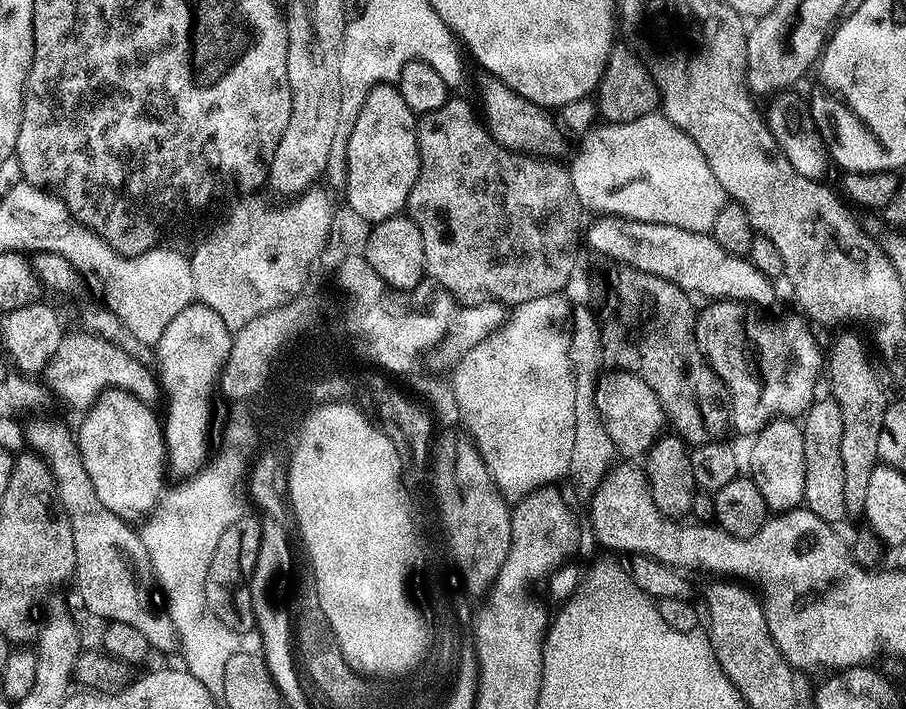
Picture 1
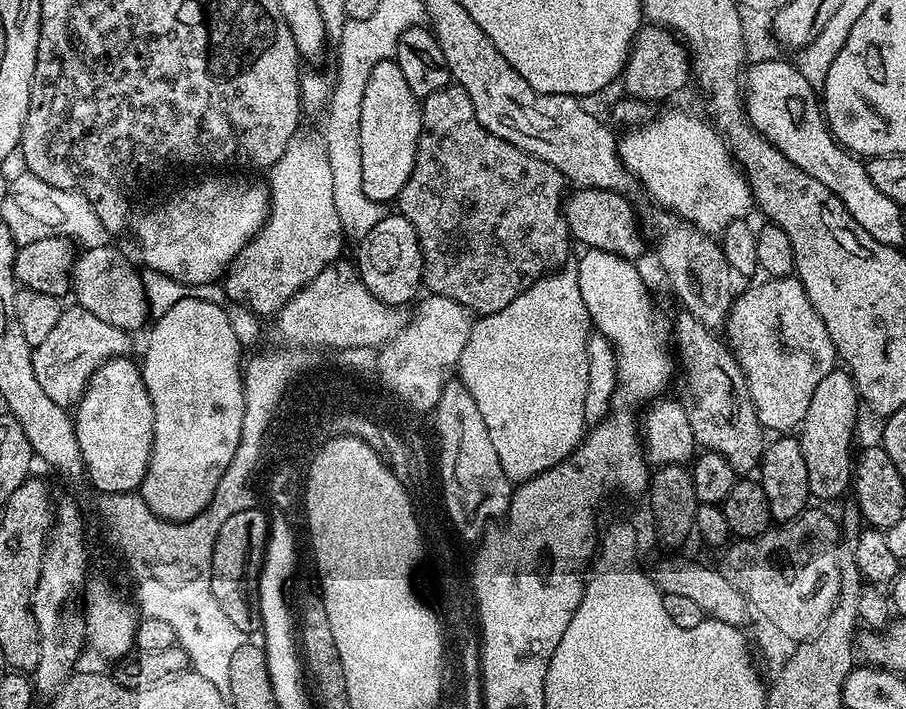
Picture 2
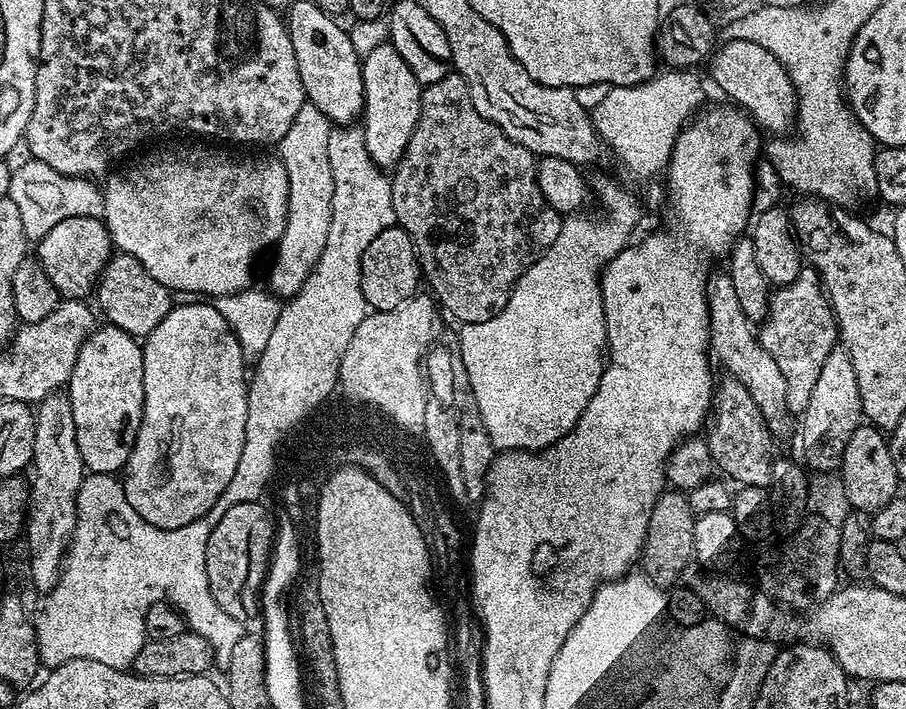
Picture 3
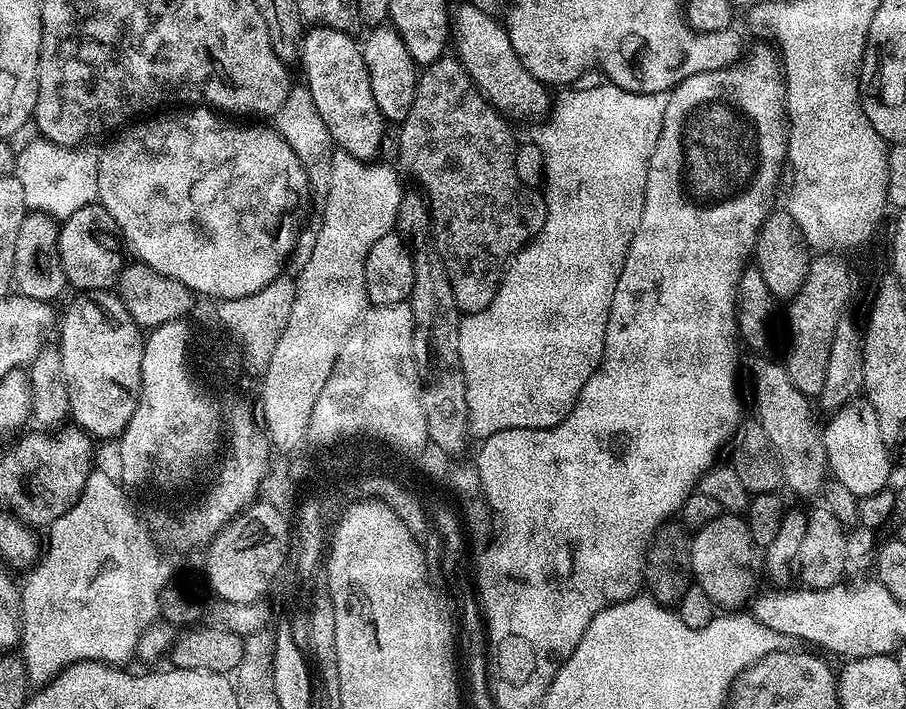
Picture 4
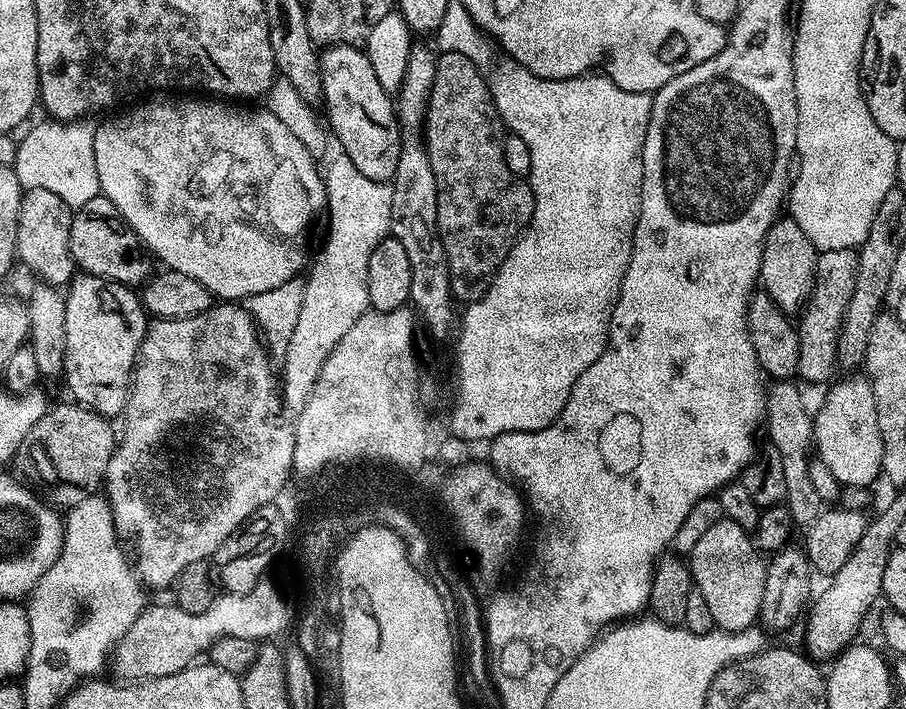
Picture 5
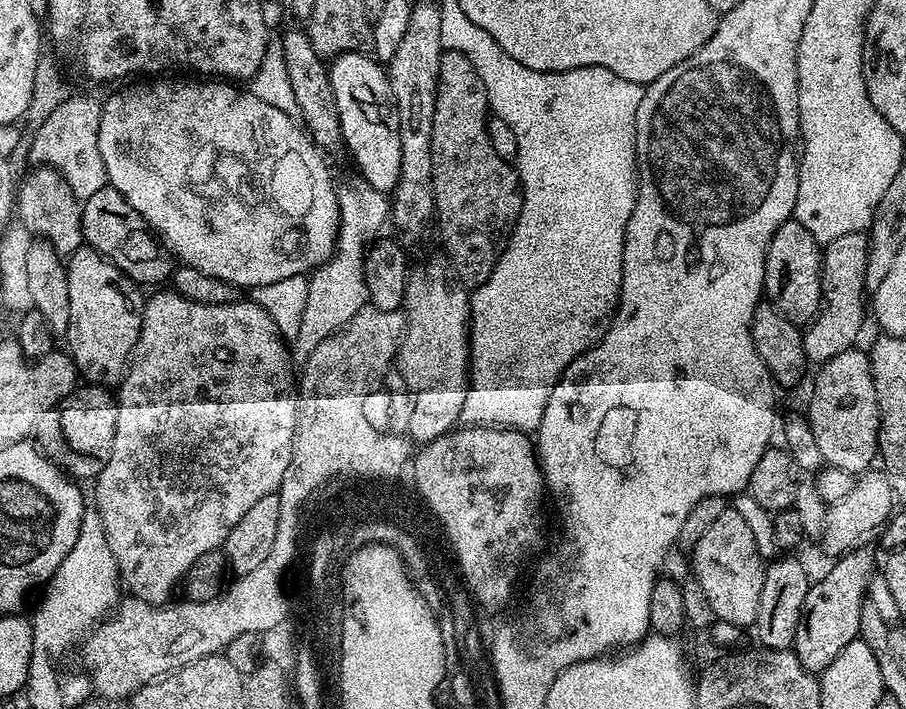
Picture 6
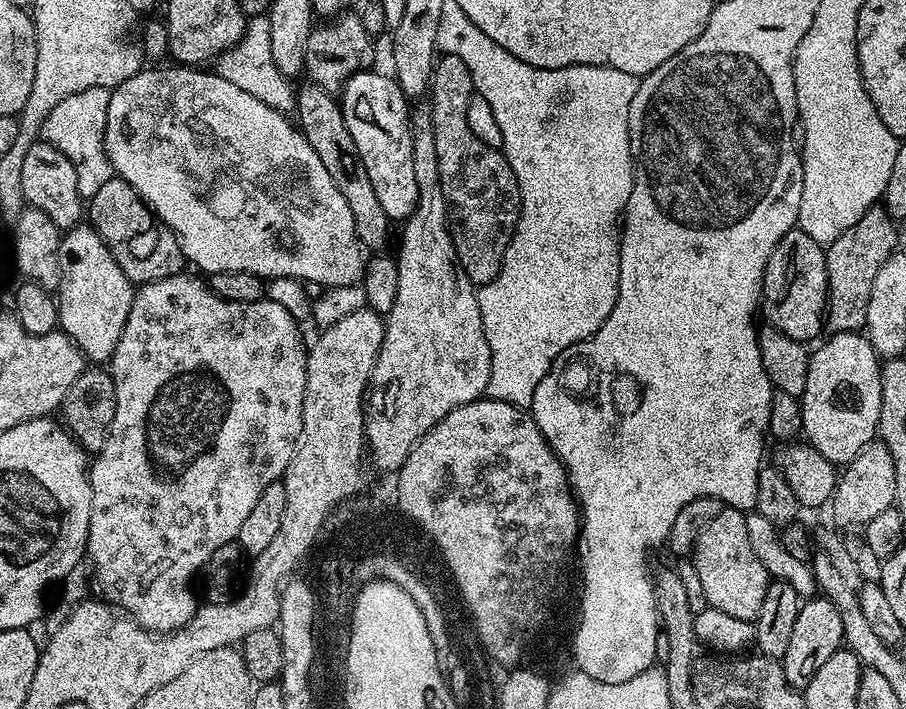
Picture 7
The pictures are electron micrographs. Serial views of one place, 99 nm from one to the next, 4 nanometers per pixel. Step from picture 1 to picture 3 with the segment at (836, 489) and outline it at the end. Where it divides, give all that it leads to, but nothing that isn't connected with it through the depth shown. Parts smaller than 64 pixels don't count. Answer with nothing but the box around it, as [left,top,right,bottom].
[799,346,862,474]

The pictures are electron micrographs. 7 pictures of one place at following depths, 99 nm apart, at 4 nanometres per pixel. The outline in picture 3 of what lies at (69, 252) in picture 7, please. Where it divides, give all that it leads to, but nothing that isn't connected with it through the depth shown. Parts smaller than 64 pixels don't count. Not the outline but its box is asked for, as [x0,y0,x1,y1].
[66,322,143,474]

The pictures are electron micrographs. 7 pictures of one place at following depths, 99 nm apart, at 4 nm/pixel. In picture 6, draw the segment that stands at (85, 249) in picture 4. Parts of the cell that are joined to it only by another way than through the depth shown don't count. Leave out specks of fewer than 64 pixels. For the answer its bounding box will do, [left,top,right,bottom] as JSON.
[80,186,174,286]

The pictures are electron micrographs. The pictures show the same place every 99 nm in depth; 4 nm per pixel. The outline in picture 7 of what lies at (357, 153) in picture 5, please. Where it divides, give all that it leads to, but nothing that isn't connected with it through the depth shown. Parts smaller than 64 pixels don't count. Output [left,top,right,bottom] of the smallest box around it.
[342,70,418,222]

